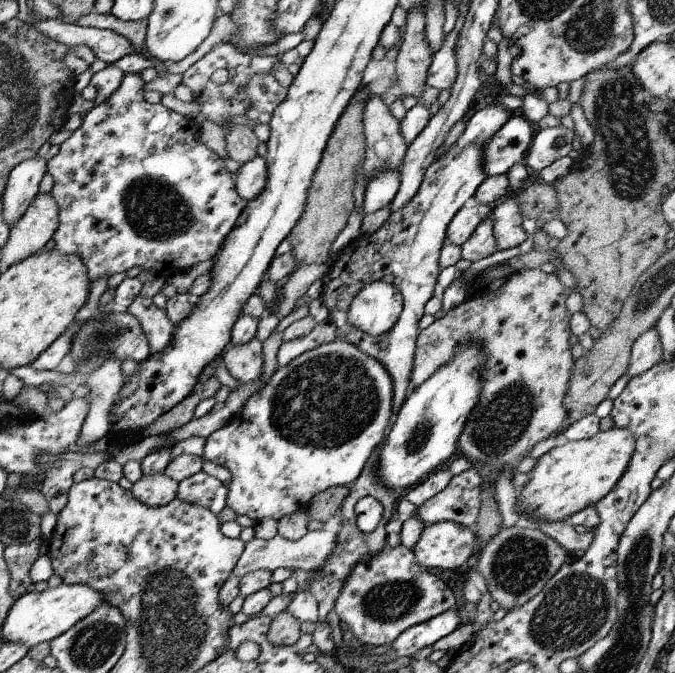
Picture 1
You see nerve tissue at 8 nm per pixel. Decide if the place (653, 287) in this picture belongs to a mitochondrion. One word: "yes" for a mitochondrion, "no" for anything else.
yes

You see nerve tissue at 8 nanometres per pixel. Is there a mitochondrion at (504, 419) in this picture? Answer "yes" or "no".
yes

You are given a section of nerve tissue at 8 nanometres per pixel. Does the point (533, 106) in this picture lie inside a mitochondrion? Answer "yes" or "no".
no

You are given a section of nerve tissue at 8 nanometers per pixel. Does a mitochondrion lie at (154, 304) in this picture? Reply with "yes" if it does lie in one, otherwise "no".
no

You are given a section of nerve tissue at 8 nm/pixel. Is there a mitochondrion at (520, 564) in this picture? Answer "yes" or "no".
yes

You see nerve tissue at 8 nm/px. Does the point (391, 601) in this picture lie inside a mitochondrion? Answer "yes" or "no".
yes

